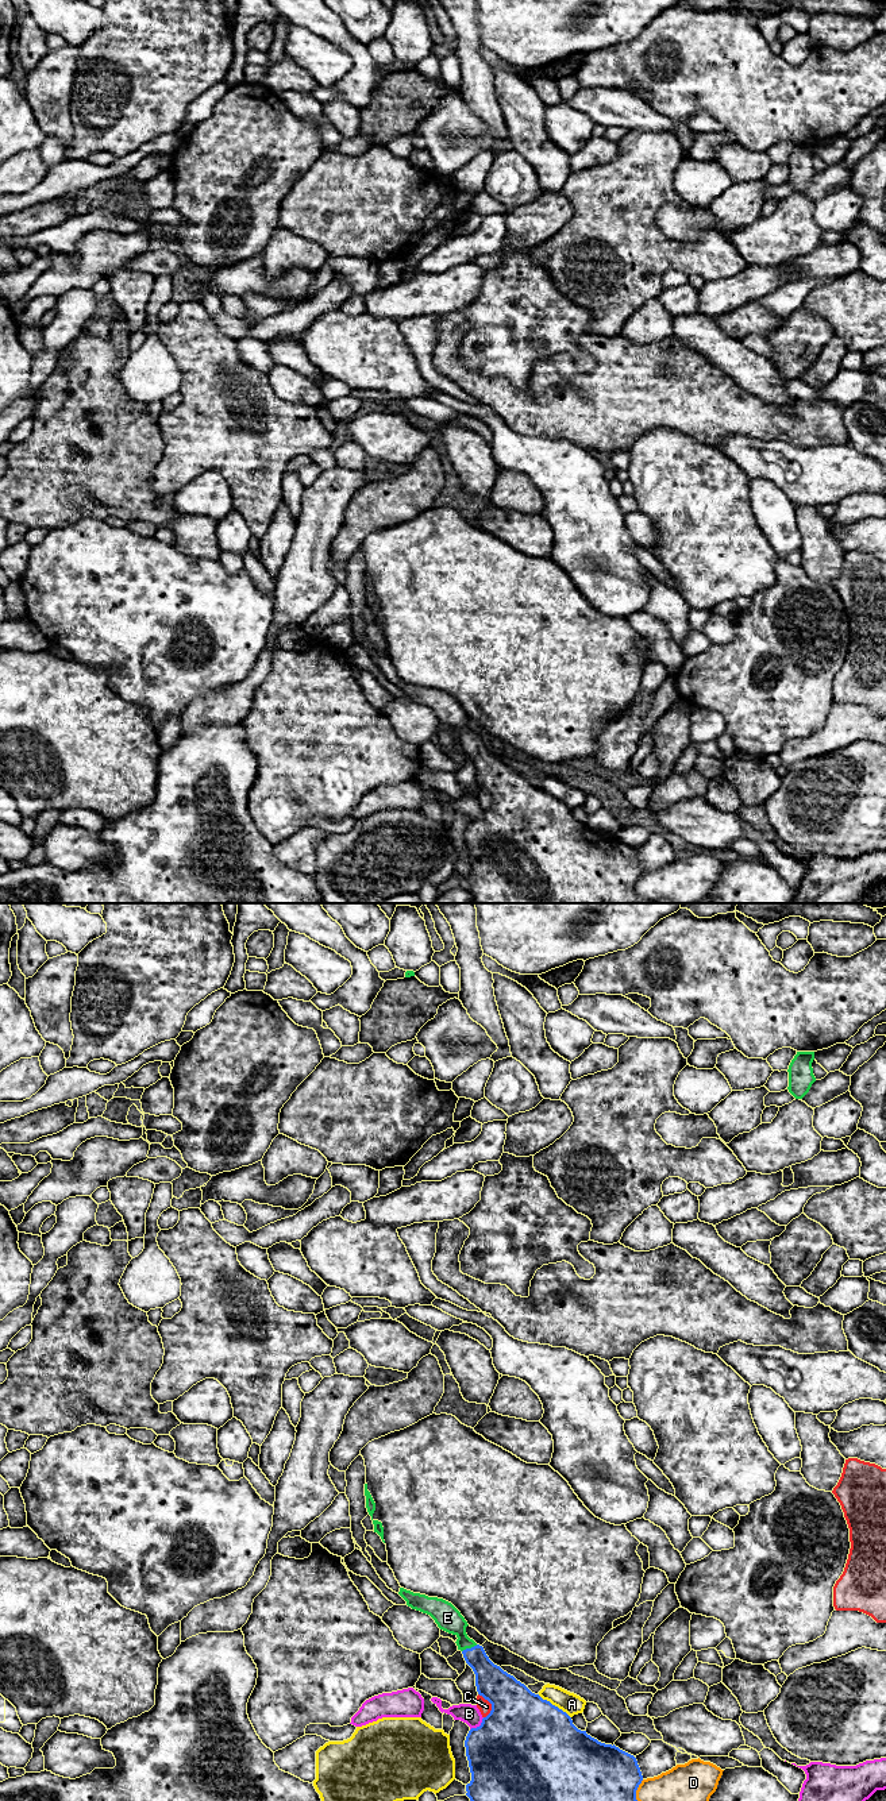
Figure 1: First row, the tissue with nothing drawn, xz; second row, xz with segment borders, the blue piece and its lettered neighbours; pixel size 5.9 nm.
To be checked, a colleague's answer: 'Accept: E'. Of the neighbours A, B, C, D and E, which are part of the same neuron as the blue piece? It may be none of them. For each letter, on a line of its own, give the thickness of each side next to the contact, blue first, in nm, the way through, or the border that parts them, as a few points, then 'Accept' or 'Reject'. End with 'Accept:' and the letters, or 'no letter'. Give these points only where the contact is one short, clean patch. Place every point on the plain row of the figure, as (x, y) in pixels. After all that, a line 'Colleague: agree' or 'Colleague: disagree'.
A: Thickness 500 nm (blue) against 120 nm. Reject
B: Thickness 500 nm (blue) against 120 nm. Reject
C: Thickness 480 nm (blue) against 80 nm. Reject
D: Thickness 500 nm (blue) against 240 nm. Reject
E: Thickness 200 nm (blue) against 150 nm. Path across: xz (492, 775), (469, 741), (461, 724), (447, 710). Accept
Accept: E
Colleague: agree

